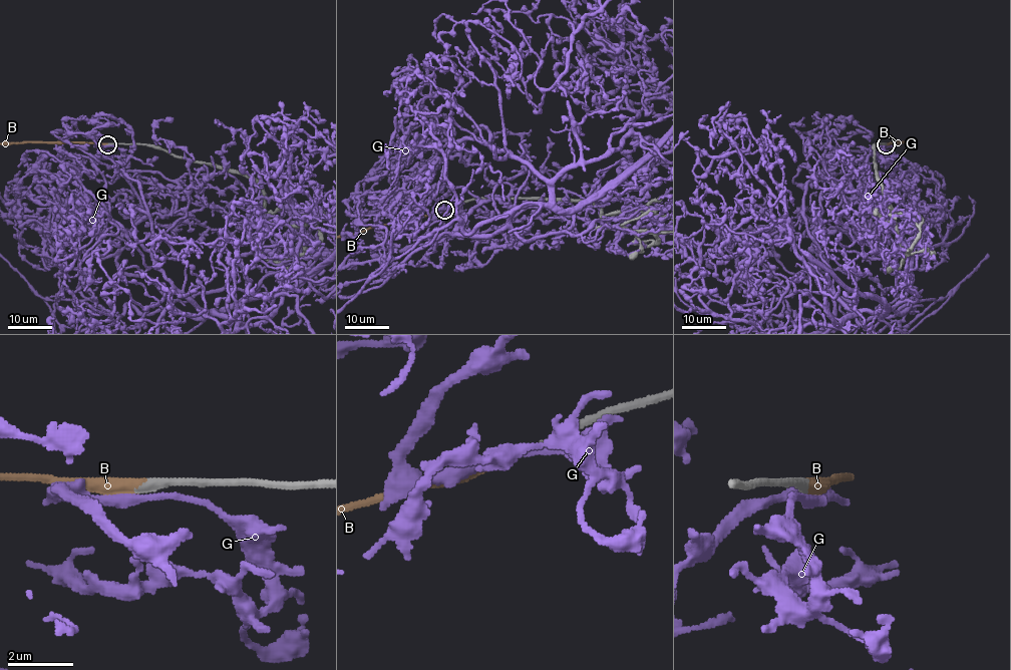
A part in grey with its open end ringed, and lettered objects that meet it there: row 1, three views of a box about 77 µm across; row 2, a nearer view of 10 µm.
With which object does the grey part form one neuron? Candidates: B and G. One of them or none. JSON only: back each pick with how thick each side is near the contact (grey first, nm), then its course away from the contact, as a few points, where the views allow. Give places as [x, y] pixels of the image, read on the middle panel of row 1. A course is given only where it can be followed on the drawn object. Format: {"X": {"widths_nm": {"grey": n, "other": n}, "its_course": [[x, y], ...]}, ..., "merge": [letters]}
{"B": {"widths_nm": {"grey": 320, "other": 440}}, "merge": ["B"]}

